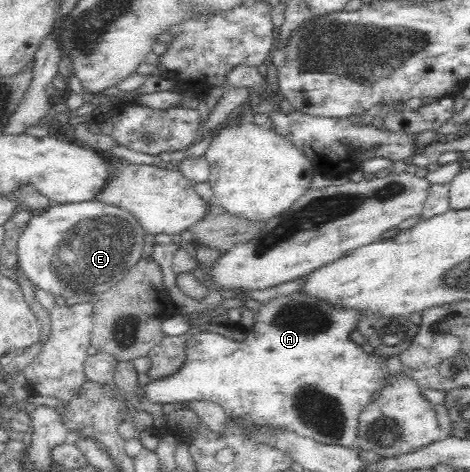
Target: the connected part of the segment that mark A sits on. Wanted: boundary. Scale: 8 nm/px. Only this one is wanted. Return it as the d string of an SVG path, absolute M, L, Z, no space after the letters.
M297 290L292 294L279 294L269 298L267 302L261 302L261 306L257 308L255 316L253 316L253 326L244 330L245 336L243 340L233 340L226 336L214 333L213 331L203 330L193 333L193 336L186 342L186 359L183 366L177 369L177 372L157 378L157 380L149 380L145 384L141 384L139 388L143 391L143 399L149 403L159 403L164 407L170 408L175 405L182 405L190 401L209 400L217 402L223 406L227 417L239 418L247 417L249 422L257 425L279 425L280 428L292 431L293 433L303 436L307 439L315 440L320 444L335 444L339 446L356 446L358 417L363 408L371 402L371 396L376 391L381 390L390 377L388 368L382 359L373 353L367 353L361 349L357 342L351 340L351 332L359 331L359 322L369 316L372 312L369 309L358 309L351 307L341 307L332 305L325 299L321 300L317 295L311 295L305 291Z

